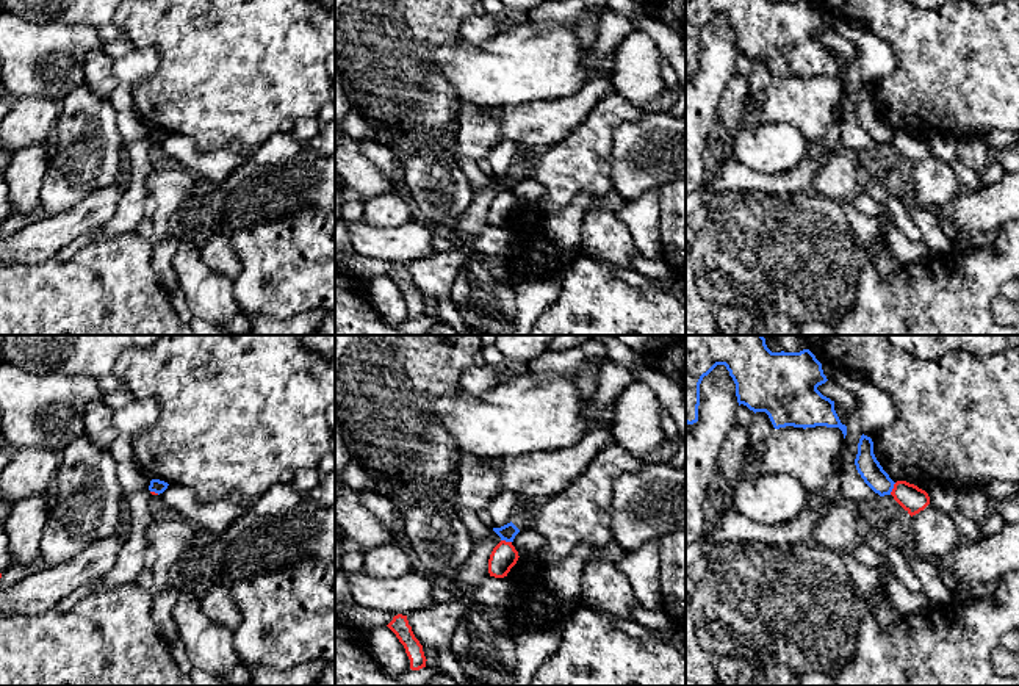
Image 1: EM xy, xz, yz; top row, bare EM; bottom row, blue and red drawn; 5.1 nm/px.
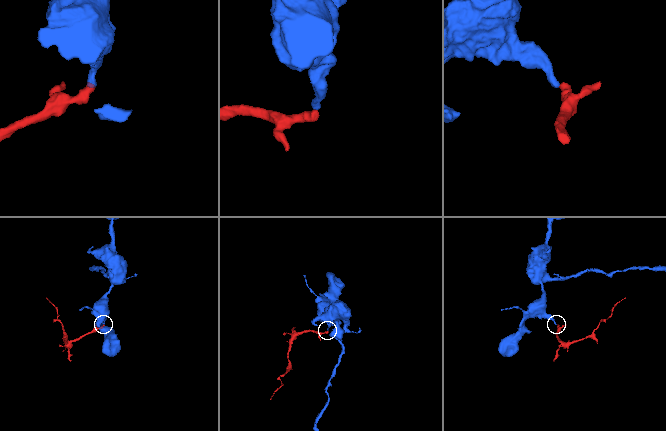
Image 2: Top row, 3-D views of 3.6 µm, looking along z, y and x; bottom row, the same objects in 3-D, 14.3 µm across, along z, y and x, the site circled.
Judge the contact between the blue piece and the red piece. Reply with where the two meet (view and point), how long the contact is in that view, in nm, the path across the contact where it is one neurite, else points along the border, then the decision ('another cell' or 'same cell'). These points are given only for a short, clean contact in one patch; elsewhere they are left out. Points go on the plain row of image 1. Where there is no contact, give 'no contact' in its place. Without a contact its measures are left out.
yz (892, 137) | 70 nm | along yz (896, 132), (889, 143) | another cell

